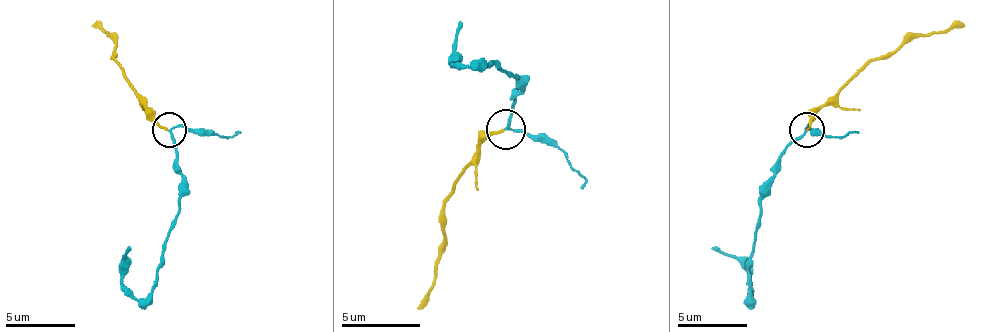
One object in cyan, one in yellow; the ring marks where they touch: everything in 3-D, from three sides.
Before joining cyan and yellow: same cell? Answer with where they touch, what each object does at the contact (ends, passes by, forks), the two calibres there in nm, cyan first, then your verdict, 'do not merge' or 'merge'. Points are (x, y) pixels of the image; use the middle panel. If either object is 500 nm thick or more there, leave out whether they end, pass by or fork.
place (505, 129); cyan passes by; yellow ends; calibres 160 and 160 nm; merge

